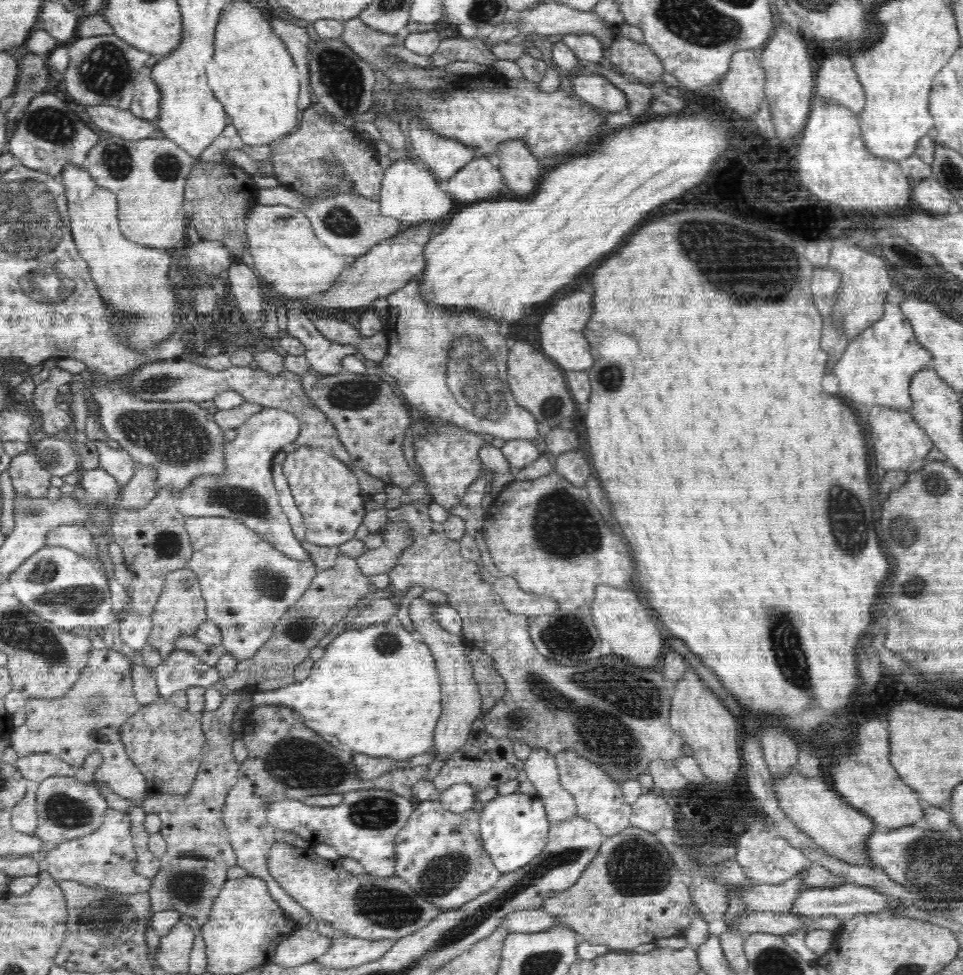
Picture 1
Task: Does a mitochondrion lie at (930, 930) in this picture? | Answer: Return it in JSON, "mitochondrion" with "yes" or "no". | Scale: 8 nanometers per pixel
{"mitochondrion":"no"}

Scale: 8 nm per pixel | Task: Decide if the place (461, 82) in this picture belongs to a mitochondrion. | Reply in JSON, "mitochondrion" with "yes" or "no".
{"mitochondrion":"no"}

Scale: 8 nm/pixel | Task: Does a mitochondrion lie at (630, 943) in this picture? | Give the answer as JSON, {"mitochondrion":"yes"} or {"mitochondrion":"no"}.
{"mitochondrion":"no"}

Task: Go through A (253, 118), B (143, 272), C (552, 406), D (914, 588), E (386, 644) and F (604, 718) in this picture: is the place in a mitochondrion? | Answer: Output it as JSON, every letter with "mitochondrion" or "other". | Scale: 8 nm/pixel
{"A":"other","B":"mitochondrion","C":"mitochondrion","D":"mitochondrion","E":"mitochondrion","F":"mitochondrion"}

